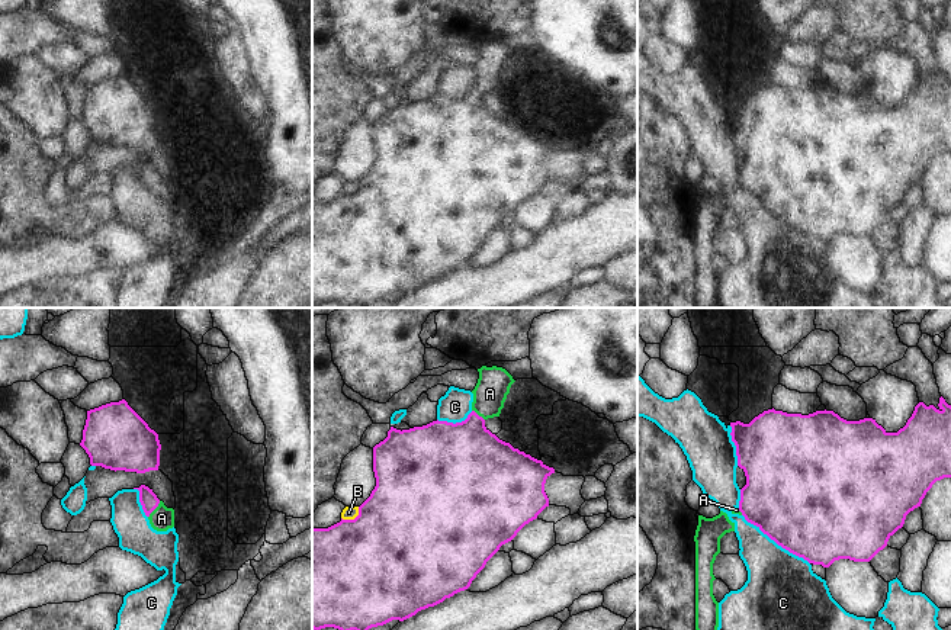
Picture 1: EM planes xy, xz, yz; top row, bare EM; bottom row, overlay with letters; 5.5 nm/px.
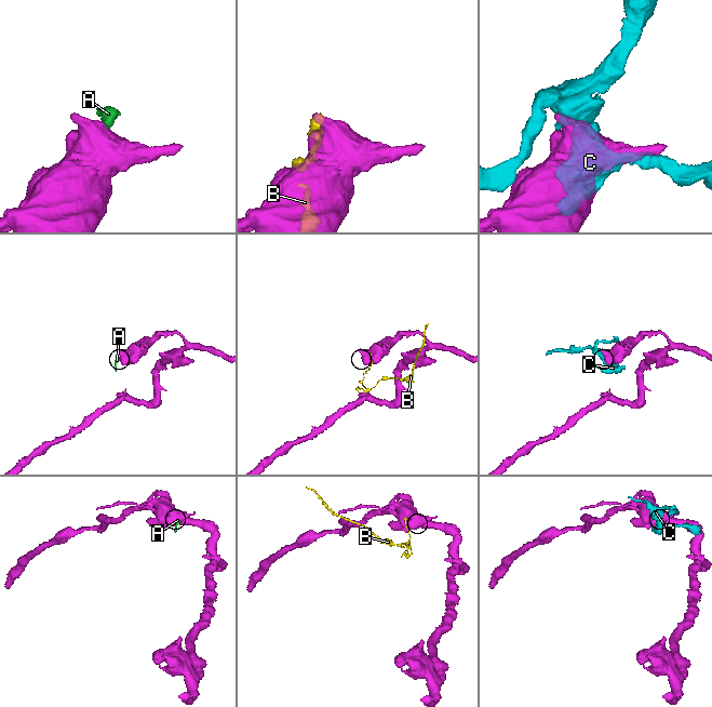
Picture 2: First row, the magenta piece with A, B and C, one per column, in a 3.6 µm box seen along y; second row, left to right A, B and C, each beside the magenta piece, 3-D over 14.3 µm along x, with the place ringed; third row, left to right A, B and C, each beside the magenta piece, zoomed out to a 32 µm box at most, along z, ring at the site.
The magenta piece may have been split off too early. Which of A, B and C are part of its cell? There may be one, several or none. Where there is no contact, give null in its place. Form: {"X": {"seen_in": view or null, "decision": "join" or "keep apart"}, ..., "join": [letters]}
{"A": {"seen_in": "xy", "decision": "join"}, "B": {"seen_in": "xz", "decision": "keep apart"}, "C": {"seen_in": "yz", "decision": "keep apart"}, "join": ["A"]}

